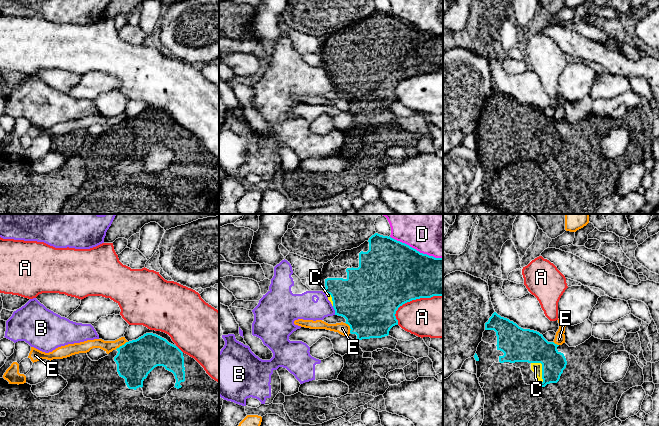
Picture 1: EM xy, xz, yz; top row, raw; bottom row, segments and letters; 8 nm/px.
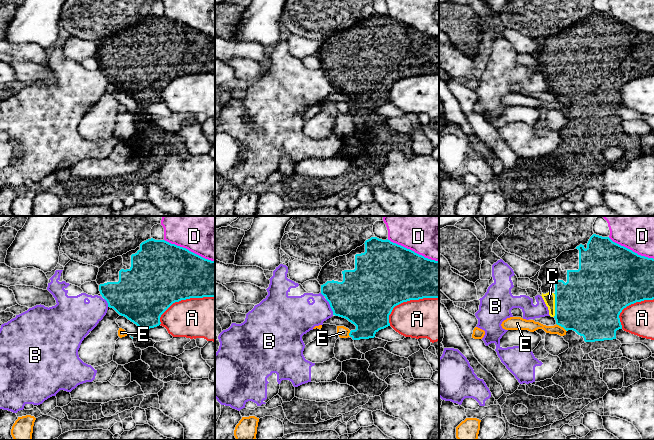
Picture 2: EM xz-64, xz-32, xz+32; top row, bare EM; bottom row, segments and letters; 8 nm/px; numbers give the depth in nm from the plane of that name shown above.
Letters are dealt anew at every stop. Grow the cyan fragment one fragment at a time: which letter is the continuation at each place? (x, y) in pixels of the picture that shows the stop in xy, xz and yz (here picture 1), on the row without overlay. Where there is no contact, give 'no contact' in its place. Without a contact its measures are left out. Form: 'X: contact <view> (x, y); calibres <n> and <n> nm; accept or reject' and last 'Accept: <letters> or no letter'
A: contact xz (412, 75); calibres 500 and 340 nm; reject
B: contact xz (334, 85); calibres 420 and 200 nm; reject
C: contact yz (542, 145); calibres 280 and 80 nm; accept
D: contact xz (415, 25); calibres 500 and 280 nm; reject
E: contact xy (122, 121); calibres 300 and 90 nm; reject
Accept: C

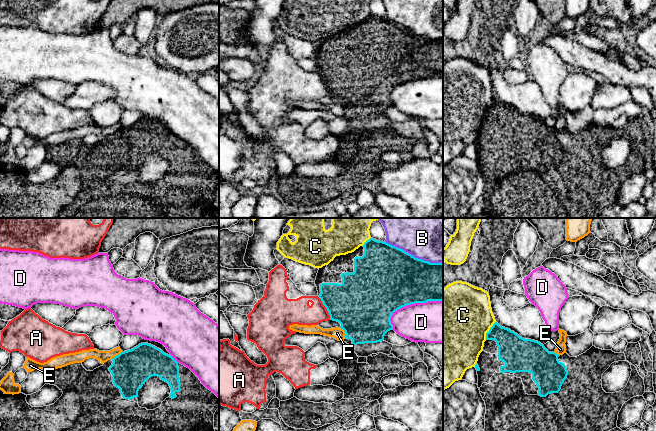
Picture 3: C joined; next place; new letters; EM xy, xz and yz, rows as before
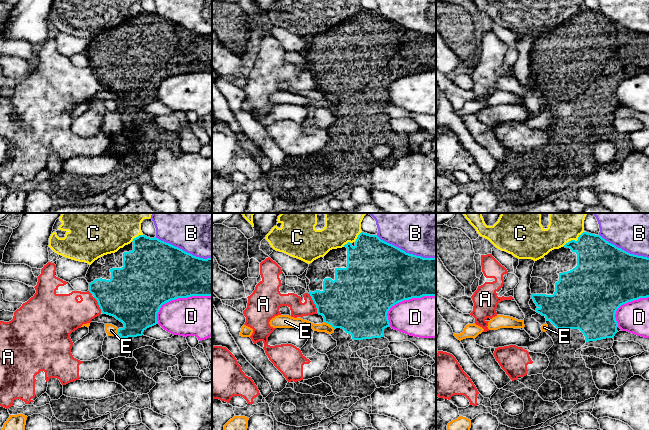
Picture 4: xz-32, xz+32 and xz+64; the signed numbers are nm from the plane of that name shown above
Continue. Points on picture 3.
A: contact xz (327, 86); calibres 420 and 200 nm; reject
B: contact xz (413, 32); calibres 480 and 320 nm; reject
C: contact yz (489, 106); calibres 240 and 480 nm; reject
D: contact xz (409, 80); calibres 480 and 340 nm; reject
E: contact xy (117, 131); calibres 300 and 90 nm; reject
Accept: no letter

